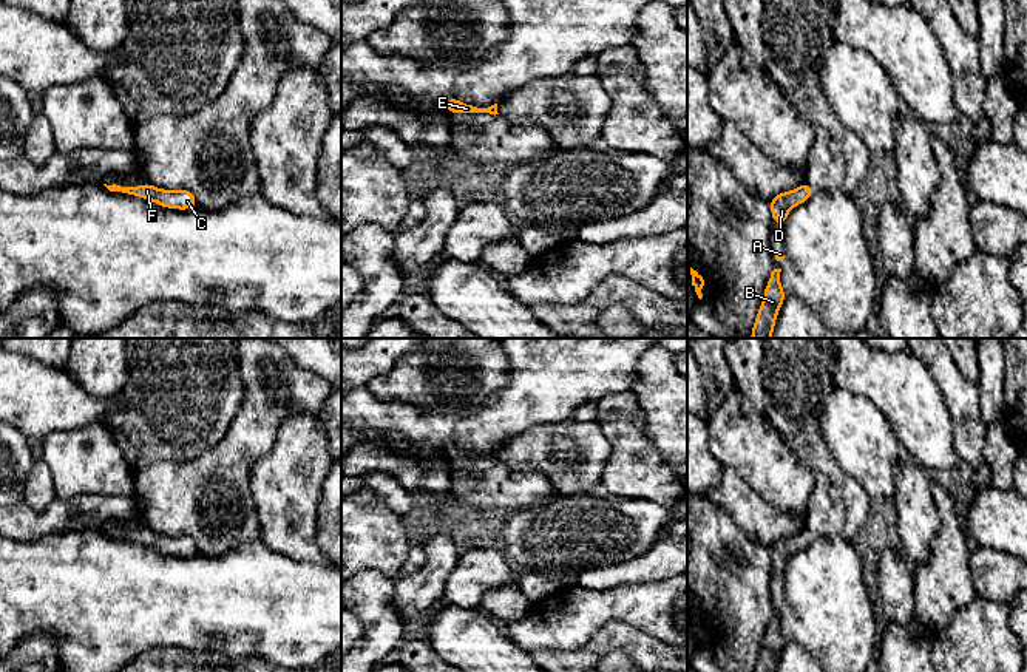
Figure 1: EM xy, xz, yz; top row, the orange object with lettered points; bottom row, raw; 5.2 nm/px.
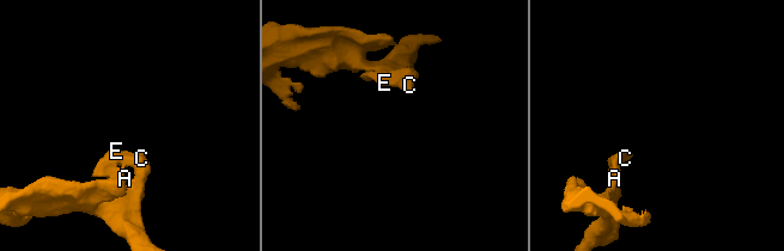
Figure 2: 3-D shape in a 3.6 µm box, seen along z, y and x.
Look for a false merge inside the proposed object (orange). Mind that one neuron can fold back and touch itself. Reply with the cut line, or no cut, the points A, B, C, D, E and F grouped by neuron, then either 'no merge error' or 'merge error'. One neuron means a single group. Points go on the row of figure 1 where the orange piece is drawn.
no cut | A B C D E F | no merge error

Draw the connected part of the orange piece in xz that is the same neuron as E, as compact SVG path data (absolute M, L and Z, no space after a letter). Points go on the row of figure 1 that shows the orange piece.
M448 97L446 102L445 102L445 107L446 107L446 111L449 114L452 113L490 113L490 114L499 114L497 113L497 104L488 107L488 108L477 108L477 107L473 107L473 105L468 105L462 100L457 100L454 97Z

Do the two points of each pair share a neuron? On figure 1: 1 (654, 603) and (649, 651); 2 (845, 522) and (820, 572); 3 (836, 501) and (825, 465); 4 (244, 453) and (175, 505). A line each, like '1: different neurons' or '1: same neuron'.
1: different neurons
2: different neurons
3: same neuron
4: same neuron

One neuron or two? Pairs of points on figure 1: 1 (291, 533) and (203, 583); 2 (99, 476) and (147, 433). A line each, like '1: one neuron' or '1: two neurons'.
1: two neurons
2: two neurons

